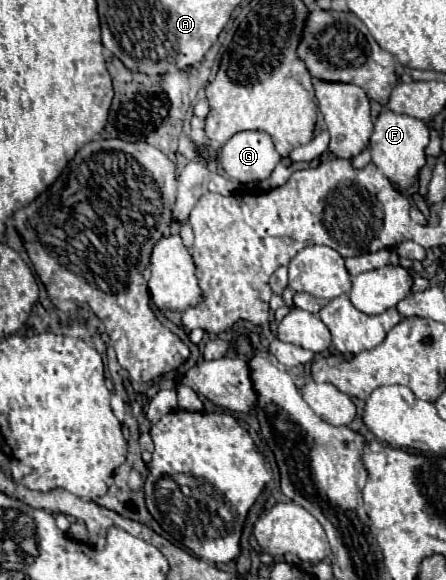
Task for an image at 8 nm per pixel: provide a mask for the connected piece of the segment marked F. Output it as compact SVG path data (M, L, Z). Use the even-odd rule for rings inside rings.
M382 110L378 114L378 118L374 120L374 134L370 138L372 162L394 184L398 184L400 188L410 188L418 178L418 170L426 162L424 148L426 148L428 140L430 140L430 132L422 120L406 116L406 114Z

